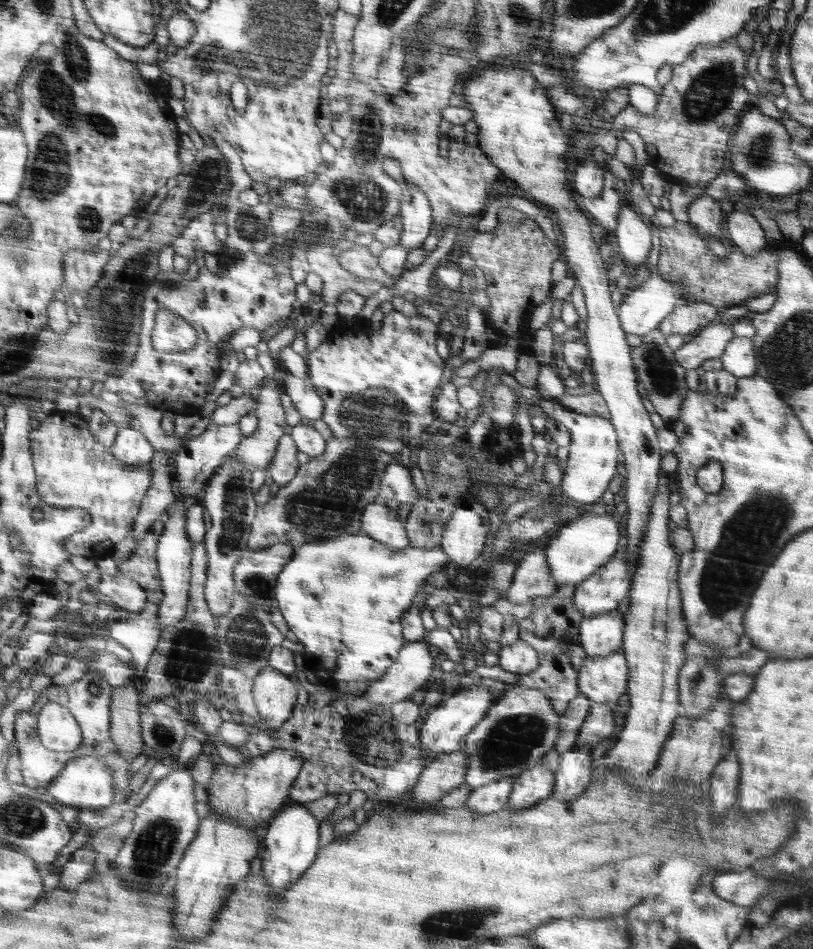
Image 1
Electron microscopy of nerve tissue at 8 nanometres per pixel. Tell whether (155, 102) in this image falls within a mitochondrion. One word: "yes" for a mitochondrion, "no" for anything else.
no

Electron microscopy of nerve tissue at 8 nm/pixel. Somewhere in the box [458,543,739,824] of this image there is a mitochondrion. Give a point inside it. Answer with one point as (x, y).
(510, 740)

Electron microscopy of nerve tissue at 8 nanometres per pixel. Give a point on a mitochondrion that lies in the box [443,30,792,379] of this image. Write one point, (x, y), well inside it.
(709, 94)

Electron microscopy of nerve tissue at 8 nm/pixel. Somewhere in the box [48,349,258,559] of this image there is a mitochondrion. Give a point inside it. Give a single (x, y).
(235, 520)

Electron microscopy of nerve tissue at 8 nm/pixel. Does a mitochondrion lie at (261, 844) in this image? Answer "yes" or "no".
no

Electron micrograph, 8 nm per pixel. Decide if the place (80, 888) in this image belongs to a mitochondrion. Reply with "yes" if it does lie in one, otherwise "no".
no

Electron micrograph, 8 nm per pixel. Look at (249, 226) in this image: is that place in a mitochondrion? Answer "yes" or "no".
yes

